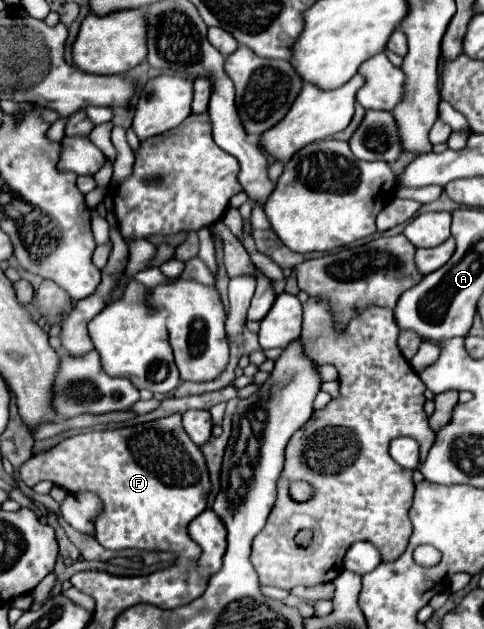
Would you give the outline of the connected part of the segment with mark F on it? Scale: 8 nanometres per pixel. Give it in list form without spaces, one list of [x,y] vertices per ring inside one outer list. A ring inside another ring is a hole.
[[[180,414],[158,418],[154,422],[70,436],[52,450],[36,454],[28,462],[24,462],[20,468],[20,476],[22,482],[26,482],[28,486],[48,480],[52,484],[64,486],[70,494],[84,490],[98,494],[104,502],[104,512],[96,518],[96,540],[108,550],[170,550],[176,552],[180,558],[200,558],[200,546],[192,542],[186,528],[190,520],[194,520],[198,514],[206,510],[210,478],[200,448],[190,440],[186,430],[182,428]]]

